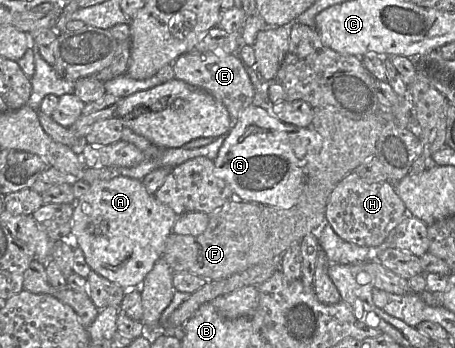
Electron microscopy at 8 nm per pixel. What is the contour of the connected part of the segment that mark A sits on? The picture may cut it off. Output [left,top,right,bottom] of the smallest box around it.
[71,175,178,292]

